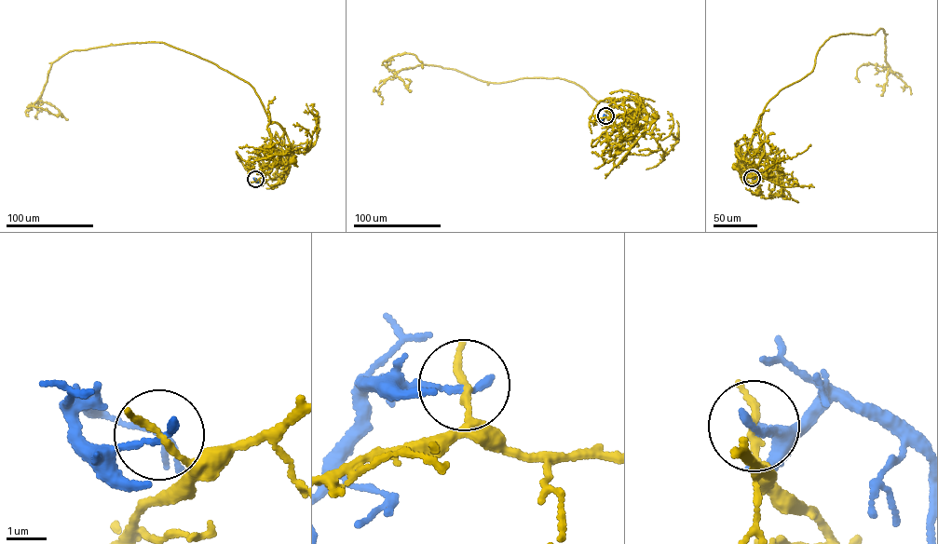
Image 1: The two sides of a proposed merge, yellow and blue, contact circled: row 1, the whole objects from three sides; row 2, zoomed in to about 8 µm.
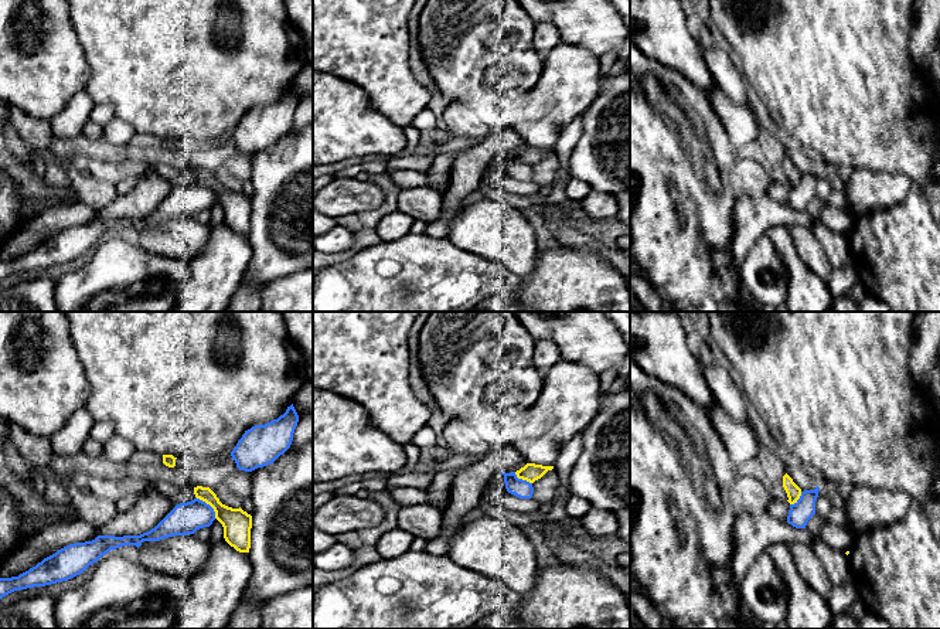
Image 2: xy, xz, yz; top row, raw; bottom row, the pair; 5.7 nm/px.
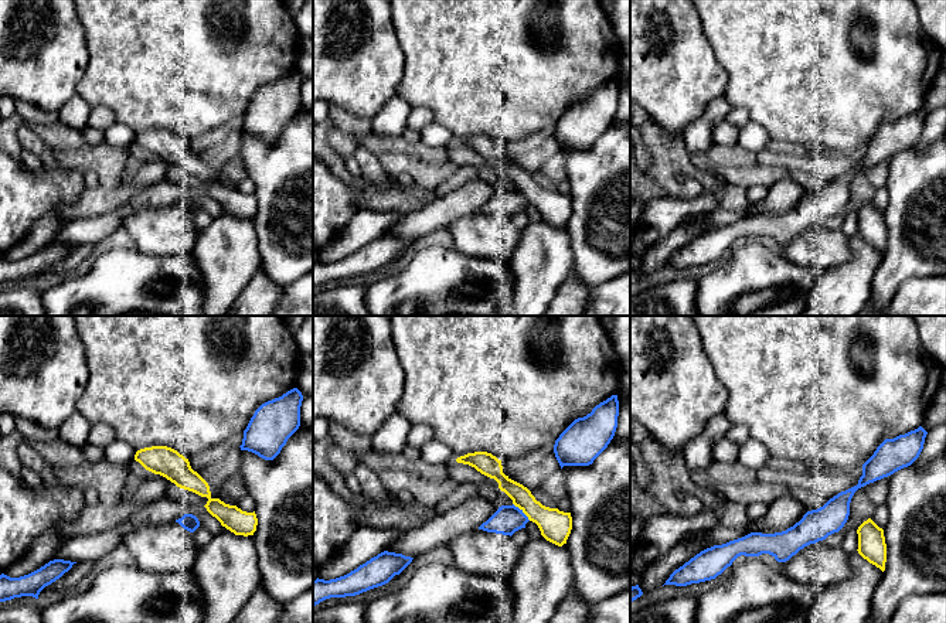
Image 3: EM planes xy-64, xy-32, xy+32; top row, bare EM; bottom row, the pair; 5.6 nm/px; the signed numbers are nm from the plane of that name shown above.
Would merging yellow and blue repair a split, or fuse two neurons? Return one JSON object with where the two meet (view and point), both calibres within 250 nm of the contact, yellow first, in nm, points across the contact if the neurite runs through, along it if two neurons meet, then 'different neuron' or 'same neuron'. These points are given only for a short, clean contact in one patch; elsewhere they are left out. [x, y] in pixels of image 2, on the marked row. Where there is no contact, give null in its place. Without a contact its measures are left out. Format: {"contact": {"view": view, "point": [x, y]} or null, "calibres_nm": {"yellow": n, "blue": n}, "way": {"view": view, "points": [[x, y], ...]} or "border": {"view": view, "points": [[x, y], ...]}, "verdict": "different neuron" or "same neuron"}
{"contact": {"view": "xy", "point": [208, 503]}, "calibres_nm": {"yellow": 160, "blue": 180}, "verdict": "different neuron"}

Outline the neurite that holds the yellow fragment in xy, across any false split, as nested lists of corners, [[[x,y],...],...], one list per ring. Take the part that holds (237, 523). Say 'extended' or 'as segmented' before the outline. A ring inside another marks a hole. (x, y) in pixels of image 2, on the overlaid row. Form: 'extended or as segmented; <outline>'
as segmented; [[[194,487],[197,499],[210,504],[215,511],[215,518],[224,527],[225,541],[239,552],[249,552],[252,516],[239,509],[232,509],[219,502],[210,487]]]

